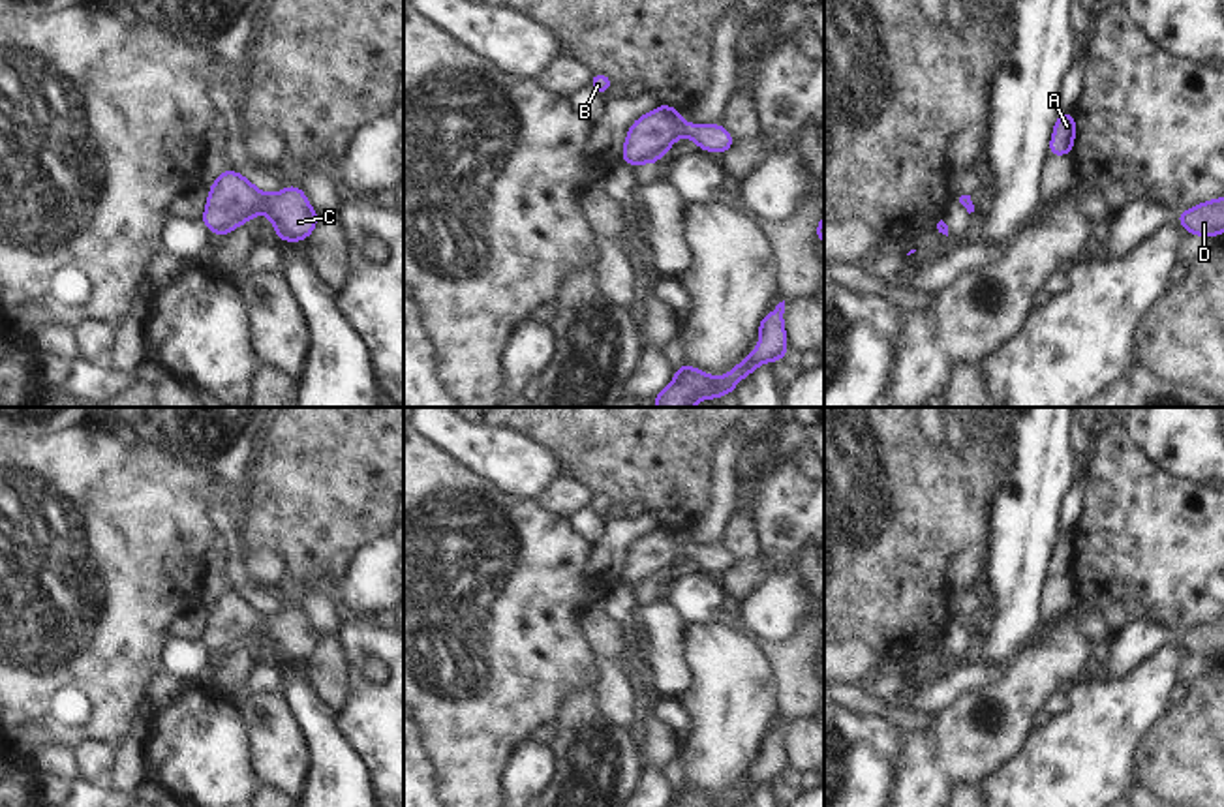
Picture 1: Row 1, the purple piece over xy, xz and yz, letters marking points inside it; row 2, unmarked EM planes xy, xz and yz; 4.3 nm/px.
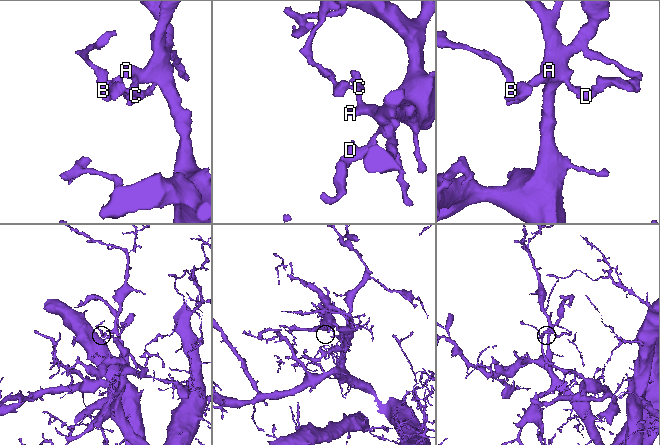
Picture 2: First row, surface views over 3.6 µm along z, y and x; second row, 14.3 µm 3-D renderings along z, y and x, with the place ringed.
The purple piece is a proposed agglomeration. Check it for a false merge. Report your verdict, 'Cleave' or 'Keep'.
Keep

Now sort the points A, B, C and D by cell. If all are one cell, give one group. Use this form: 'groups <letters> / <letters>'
groups A B C D

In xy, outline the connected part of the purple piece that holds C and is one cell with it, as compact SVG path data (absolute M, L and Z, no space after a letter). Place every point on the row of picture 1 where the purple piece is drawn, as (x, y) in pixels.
M235 169L223 171L208 190L208 203L201 221L216 235L227 235L259 212L265 212L285 242L308 240L319 214L308 205L300 186L287 186L278 193L261 193Z

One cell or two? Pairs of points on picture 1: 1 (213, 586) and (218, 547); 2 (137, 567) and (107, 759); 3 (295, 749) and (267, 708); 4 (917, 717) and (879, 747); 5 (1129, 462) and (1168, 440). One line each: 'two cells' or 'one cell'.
1: one cell
2: two cells
3: one cell
4: two cells
5: two cells

